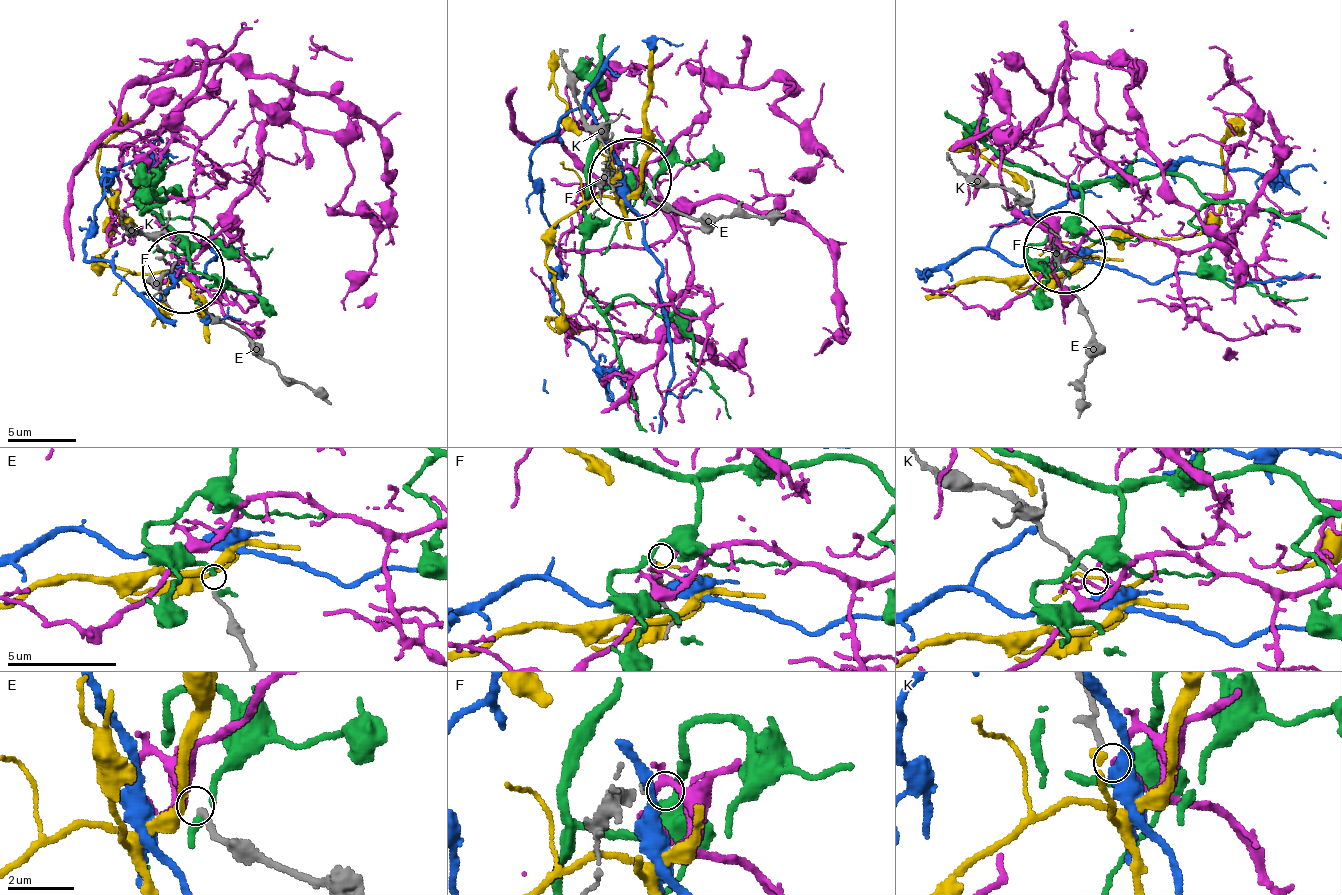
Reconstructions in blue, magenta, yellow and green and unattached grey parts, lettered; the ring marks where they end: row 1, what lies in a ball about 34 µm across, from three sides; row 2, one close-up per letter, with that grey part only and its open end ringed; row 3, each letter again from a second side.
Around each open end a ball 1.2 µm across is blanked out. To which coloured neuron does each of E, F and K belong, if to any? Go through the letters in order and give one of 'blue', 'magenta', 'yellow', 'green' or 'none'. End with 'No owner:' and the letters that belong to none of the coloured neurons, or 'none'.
E: yellow
F: none
K: blue
No owner: F

